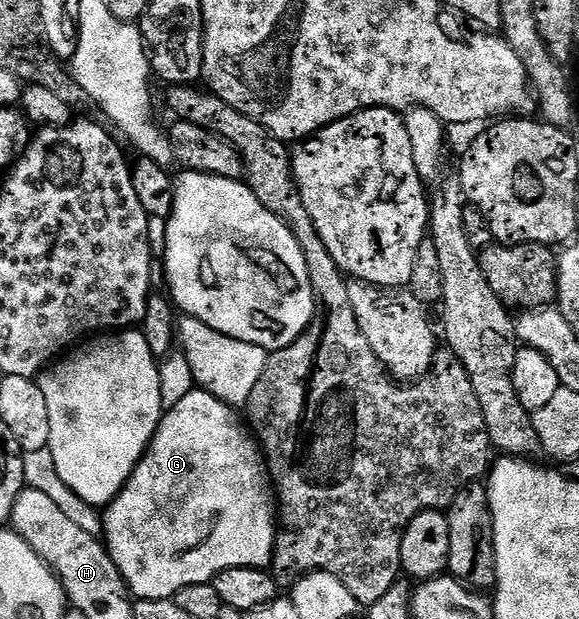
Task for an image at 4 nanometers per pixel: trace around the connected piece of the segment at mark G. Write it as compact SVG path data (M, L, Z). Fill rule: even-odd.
M195 390L188 398L176 402L176 406L163 415L150 445L146 447L146 455L134 468L134 473L128 478L122 492L111 504L105 505L102 517L104 543L112 562L120 570L122 579L131 597L138 600L168 600L174 597L184 586L193 584L209 584L216 574L233 568L266 568L274 555L274 537L276 535L276 504L272 499L272 481L266 466L266 457L254 433L244 423L243 417L238 416L233 407L220 402L212 394Z

